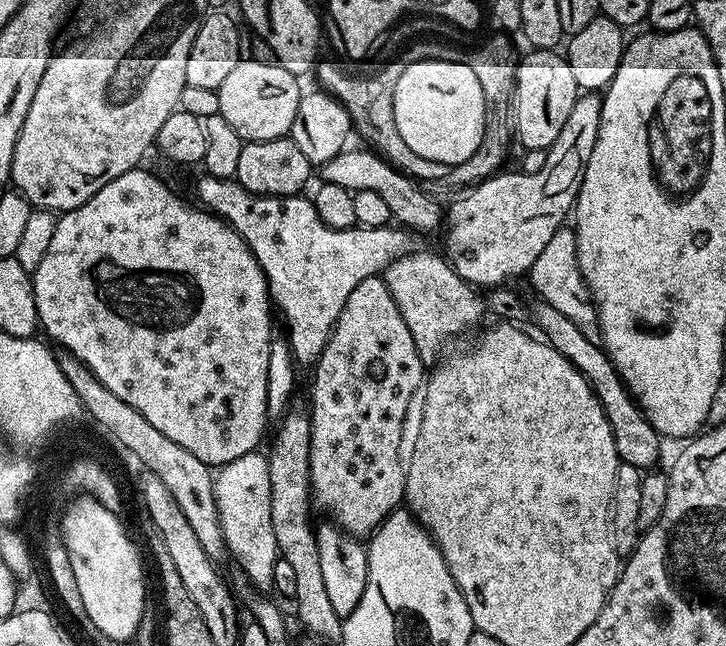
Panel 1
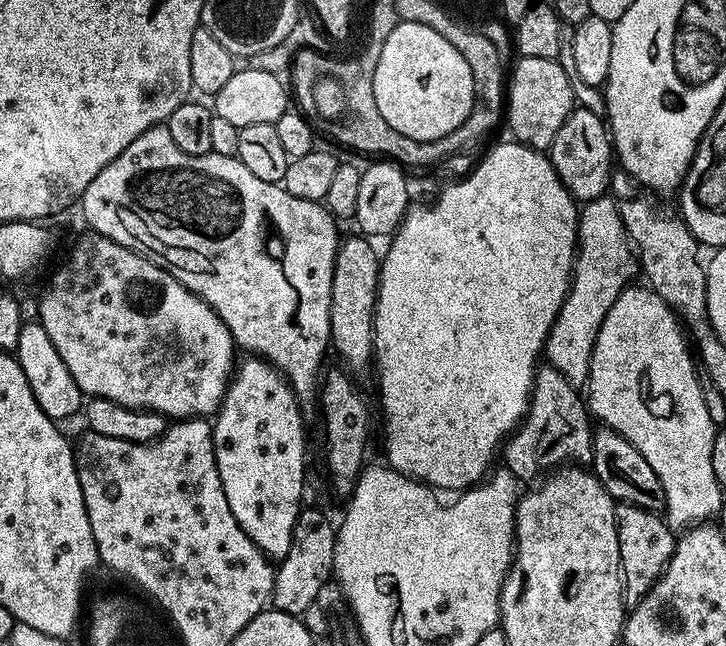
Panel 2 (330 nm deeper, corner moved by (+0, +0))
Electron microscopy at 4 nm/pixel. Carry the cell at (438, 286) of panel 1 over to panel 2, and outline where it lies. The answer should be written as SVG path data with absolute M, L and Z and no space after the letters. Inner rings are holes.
M537 367L528 413L524 415L519 428L502 445L503 467L509 468L517 481L524 482L535 481L541 474L551 473L557 468L591 465L593 435L594 424L586 400L577 387L554 367Z

